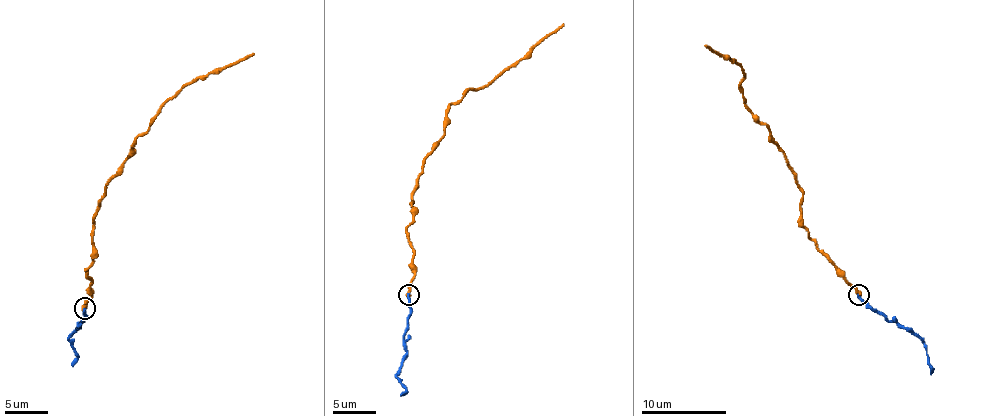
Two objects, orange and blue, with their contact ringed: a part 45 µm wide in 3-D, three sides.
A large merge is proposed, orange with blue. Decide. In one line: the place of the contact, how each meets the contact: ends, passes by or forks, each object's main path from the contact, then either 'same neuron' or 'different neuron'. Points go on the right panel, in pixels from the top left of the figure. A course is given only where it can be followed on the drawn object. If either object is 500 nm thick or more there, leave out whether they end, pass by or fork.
(859, 294) | orange ends | blue ends | orange via (859, 294), (802, 224), (802, 188), (783, 150), (771, 138), (771, 131), (742, 96), (743, 68), (705, 45) | blue via (857, 294), (889, 320), (922, 341), (931, 373) | same neuron

